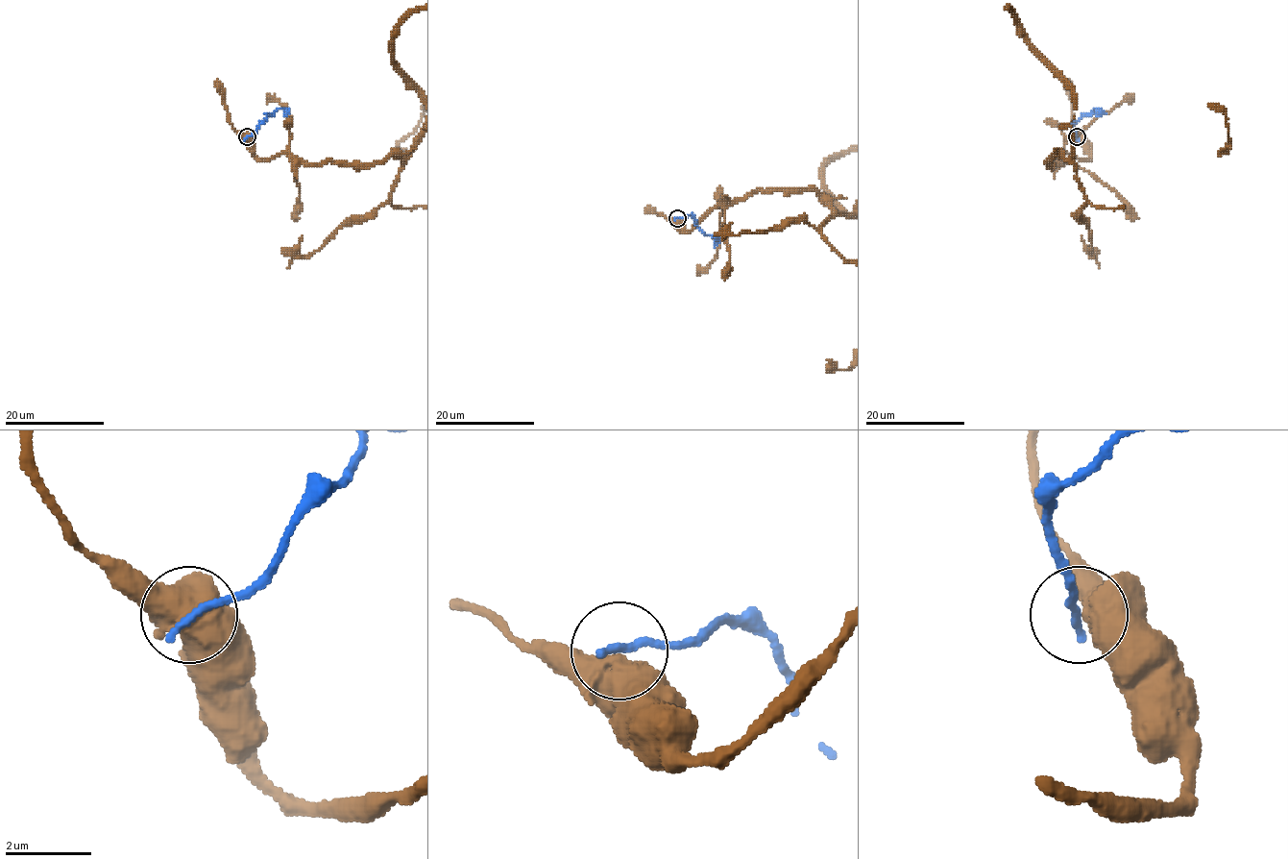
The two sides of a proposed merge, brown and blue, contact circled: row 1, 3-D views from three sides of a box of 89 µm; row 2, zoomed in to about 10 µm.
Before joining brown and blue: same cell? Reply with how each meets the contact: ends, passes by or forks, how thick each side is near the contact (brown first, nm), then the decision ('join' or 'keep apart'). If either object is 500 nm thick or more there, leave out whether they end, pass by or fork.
950/200 nm | keep apart

